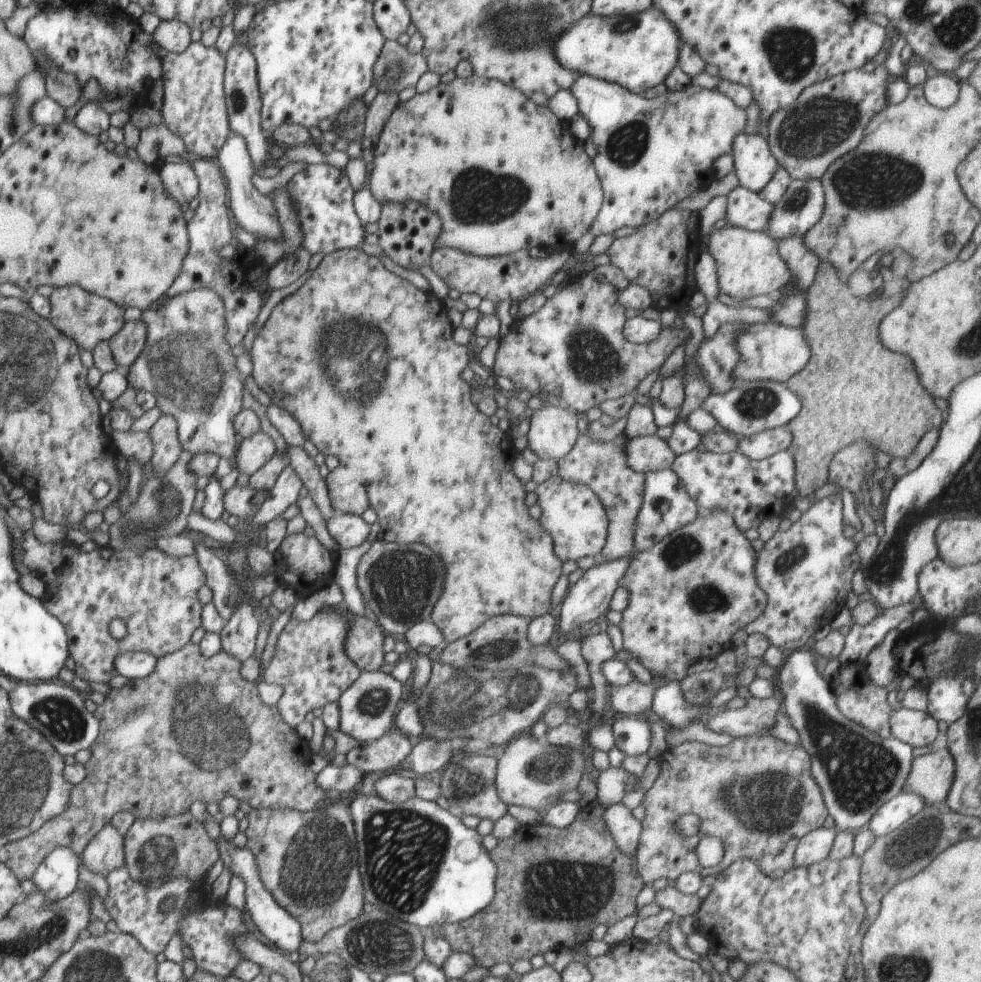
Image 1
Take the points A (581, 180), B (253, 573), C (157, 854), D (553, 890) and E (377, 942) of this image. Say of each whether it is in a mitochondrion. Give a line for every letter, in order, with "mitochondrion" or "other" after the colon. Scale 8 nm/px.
A: other
B: other
C: mitochondrion
D: mitochondrion
E: mitochondrion

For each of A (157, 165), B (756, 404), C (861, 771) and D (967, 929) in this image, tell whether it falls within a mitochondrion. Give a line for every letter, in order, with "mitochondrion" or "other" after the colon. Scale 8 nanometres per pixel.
A: other
B: mitochondrion
C: mitochondrion
D: other

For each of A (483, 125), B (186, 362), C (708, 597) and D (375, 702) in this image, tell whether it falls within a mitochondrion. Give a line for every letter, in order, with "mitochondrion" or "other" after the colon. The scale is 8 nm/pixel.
A: other
B: mitochondrion
C: mitochondrion
D: mitochondrion

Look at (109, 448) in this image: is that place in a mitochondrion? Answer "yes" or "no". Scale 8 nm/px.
no

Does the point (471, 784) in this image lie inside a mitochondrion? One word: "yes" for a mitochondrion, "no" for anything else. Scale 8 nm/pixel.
yes

